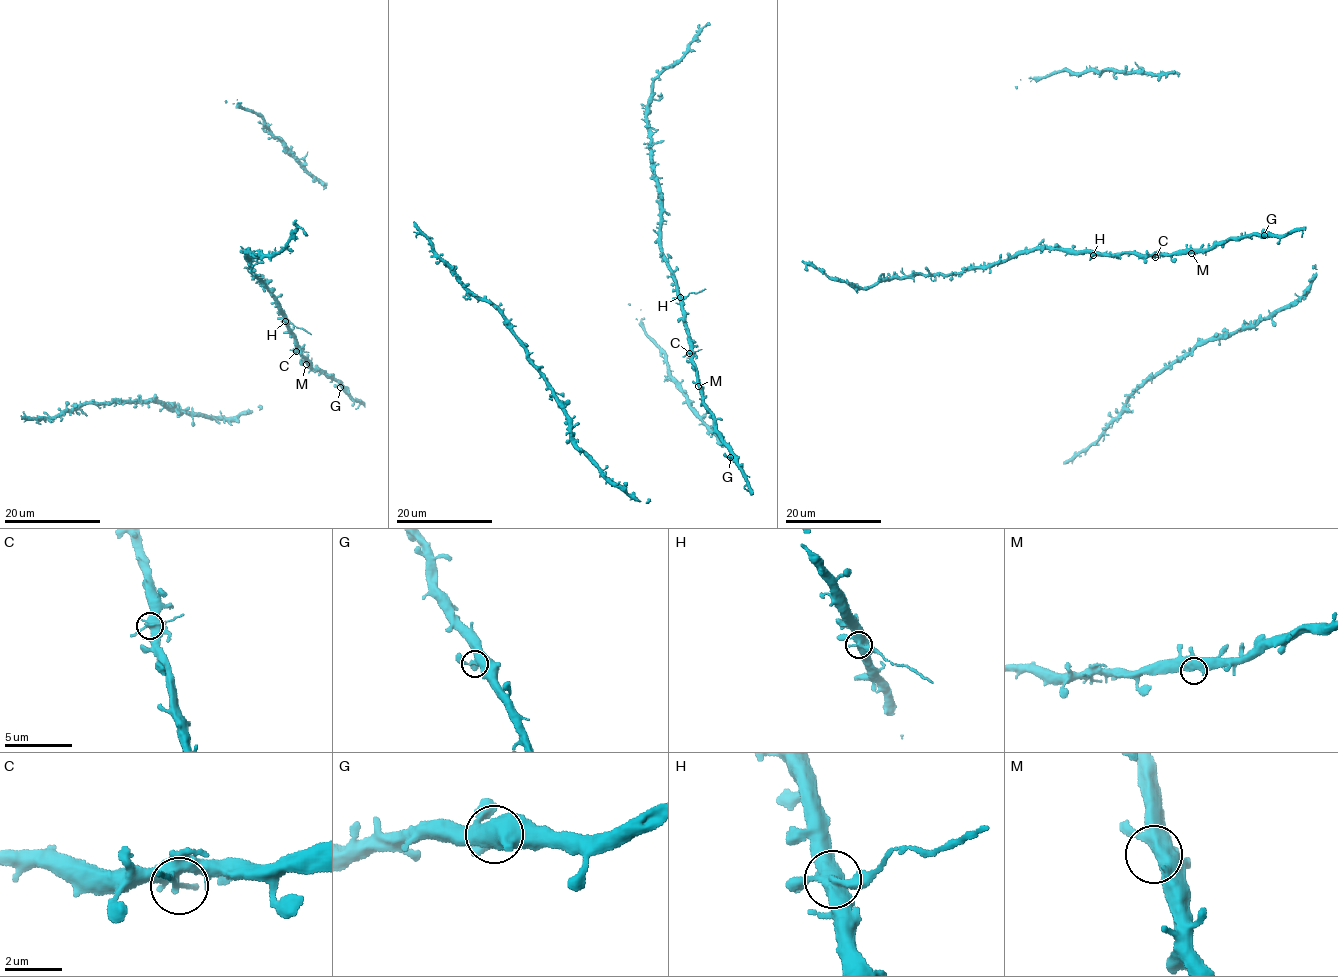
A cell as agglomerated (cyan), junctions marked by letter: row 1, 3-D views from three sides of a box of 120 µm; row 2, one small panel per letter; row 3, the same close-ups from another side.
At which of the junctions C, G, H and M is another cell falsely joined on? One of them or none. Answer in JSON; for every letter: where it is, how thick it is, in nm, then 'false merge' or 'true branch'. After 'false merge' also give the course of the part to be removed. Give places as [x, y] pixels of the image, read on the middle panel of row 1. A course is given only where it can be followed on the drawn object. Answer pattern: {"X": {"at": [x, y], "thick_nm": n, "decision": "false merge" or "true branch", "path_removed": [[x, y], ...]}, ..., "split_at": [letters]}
{"C": {"at": [689, 353], "thick_nm": 400, "decision": "true branch"}, "G": {"at": [730, 457], "thick_nm": 400, "decision": "true branch"}, "H": {"at": [680, 297], "thick_nm": 420, "decision": "false merge", "path_removed": [[680, 297], [706, 288]]}, "M": {"at": [698, 386], "thick_nm": 440, "decision": "true branch"}, "split_at": ["H"]}

